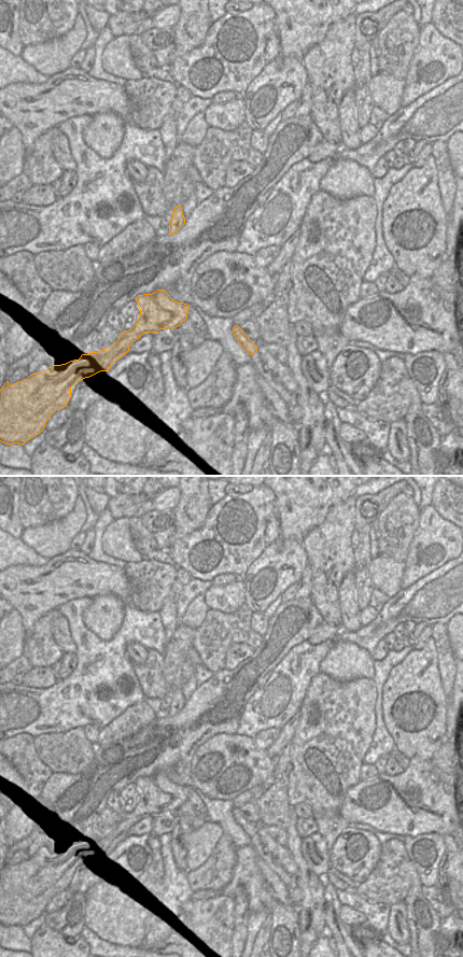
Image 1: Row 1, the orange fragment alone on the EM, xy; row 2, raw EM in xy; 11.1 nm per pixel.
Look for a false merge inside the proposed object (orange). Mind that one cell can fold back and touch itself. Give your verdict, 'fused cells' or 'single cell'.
single cell

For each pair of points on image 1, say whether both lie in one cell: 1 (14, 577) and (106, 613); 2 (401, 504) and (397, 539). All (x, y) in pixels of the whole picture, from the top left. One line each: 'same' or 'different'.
1: different
2: same

